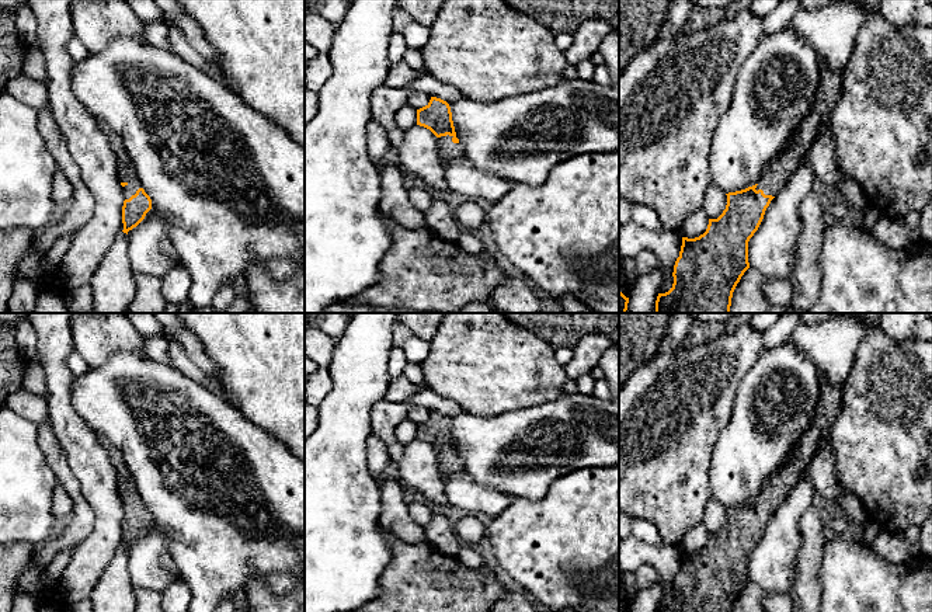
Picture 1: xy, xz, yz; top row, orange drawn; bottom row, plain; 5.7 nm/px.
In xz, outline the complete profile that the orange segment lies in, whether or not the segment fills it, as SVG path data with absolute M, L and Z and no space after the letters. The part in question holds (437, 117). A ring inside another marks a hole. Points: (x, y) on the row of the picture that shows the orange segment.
M431 97L430 102L417 109L417 125L430 129L438 138L438 152L444 163L465 156L456 138L451 107L446 101Z

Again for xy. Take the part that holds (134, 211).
M100 121L100 128L108 136L109 146L118 157L118 180L124 188L122 223L124 233L136 227L152 209L152 199L142 188L133 160L126 152L122 139L108 126L107 122Z

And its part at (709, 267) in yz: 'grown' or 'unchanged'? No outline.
grown

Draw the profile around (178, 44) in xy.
M174 27L168 31L168 41L170 41L170 49L199 69L201 72L205 72L216 79L220 79L220 69L216 65L209 63L197 49L194 49L188 41L185 39L184 32Z

